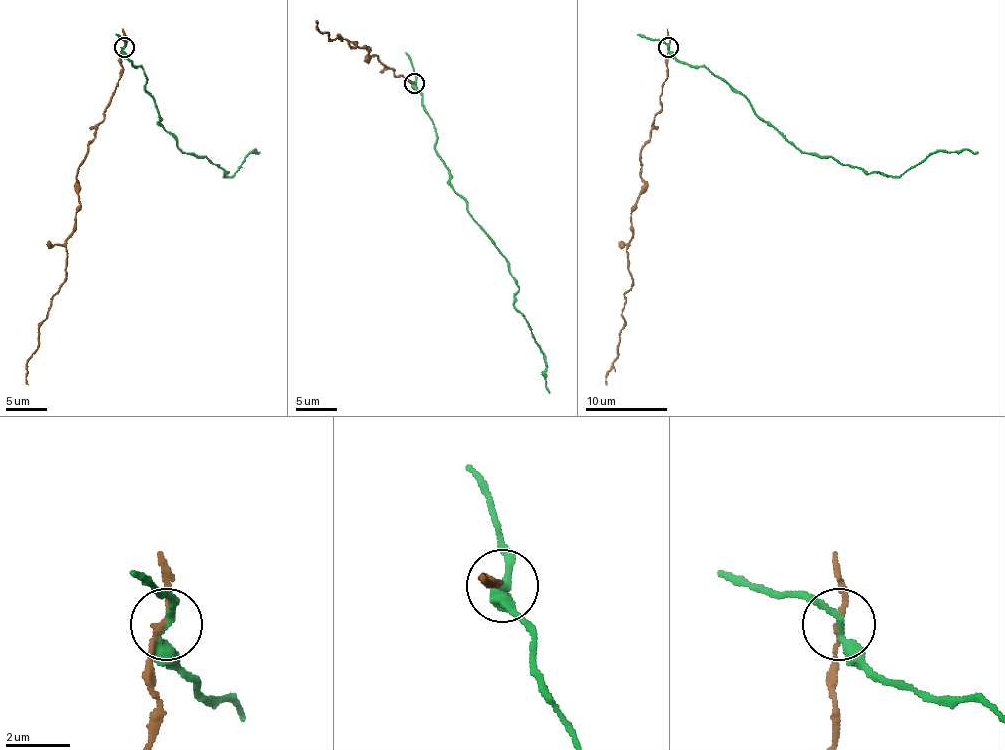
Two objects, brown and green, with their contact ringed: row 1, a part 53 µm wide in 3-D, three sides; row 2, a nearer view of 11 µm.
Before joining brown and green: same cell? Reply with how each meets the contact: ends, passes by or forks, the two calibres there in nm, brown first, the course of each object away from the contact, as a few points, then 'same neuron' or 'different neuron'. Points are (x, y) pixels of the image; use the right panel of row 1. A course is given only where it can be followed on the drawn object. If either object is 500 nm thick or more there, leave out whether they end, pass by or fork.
brown passes by | green passes by | 160/200 nm | brown via (669, 48), (662, 107), (640, 152), (644, 191), (632, 214), (628, 242), (632, 287), (623, 296), (607, 384) | green via (669, 48), (681, 62), (703, 66), (738, 91), (804, 152), (898, 177), (935, 152), (978, 152) | different neuron

